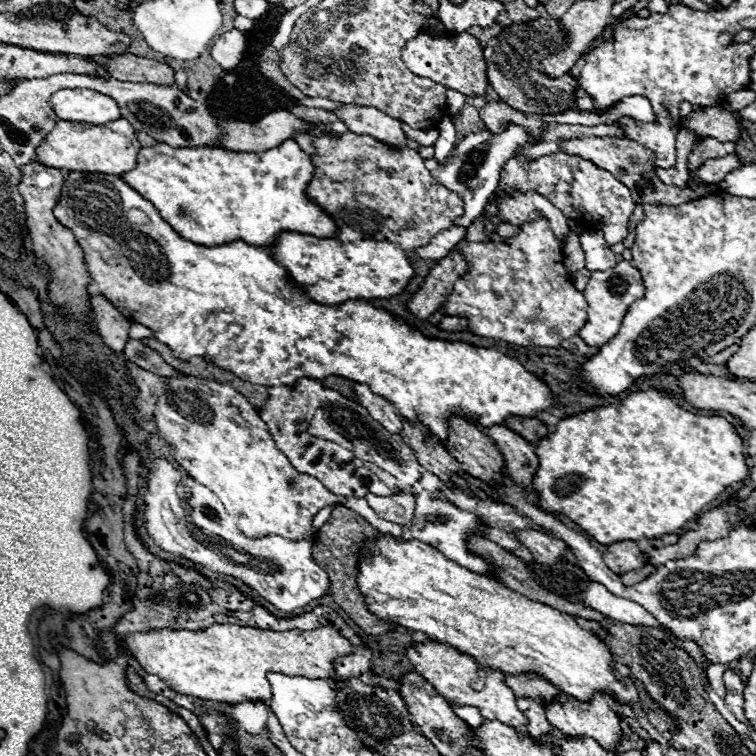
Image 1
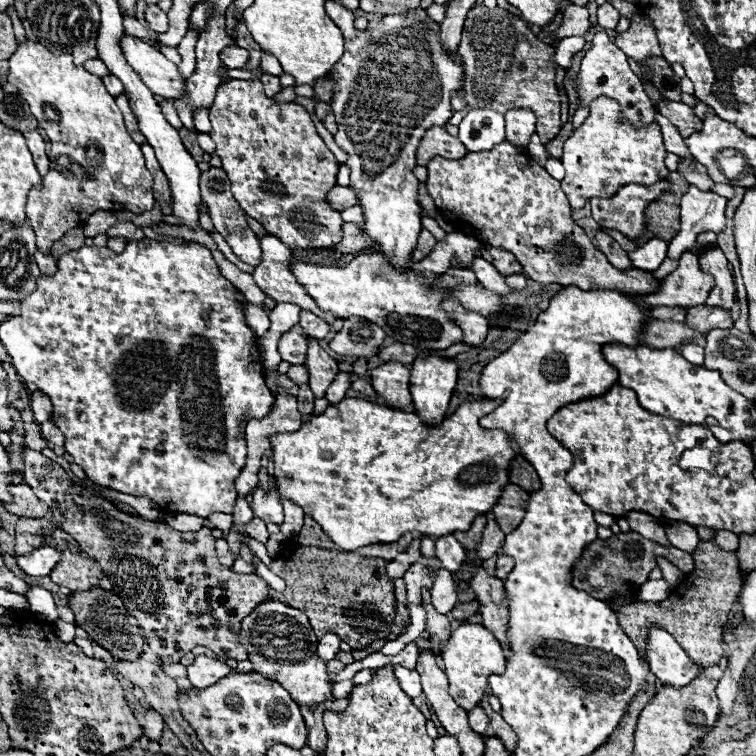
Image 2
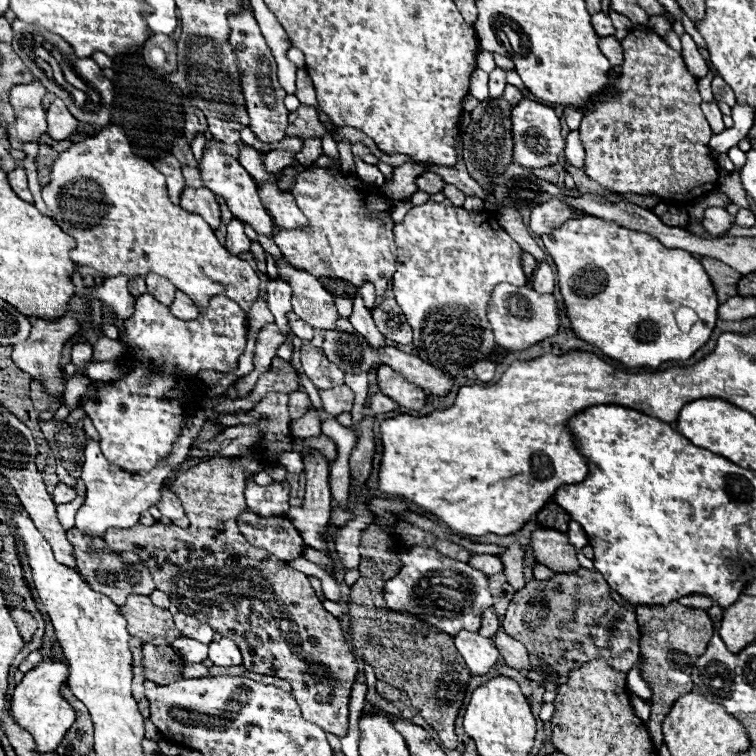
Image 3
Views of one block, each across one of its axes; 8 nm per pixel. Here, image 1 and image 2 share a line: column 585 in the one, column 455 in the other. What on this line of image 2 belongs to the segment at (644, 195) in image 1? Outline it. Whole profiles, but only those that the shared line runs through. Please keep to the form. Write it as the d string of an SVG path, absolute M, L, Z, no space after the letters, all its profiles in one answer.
M434 126L430 128L418 146L418 164L426 166L434 156L444 156L444 158L458 158L464 156L468 150L464 148L464 144L450 136L442 126Z

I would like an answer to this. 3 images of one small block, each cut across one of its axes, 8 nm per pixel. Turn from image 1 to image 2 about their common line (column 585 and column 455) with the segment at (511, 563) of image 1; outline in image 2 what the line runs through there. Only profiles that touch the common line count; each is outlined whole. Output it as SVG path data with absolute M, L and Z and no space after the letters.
M464 602L464 604L456 604L452 608L452 616L458 618L458 620L468 620L472 614L478 612L478 602Z

